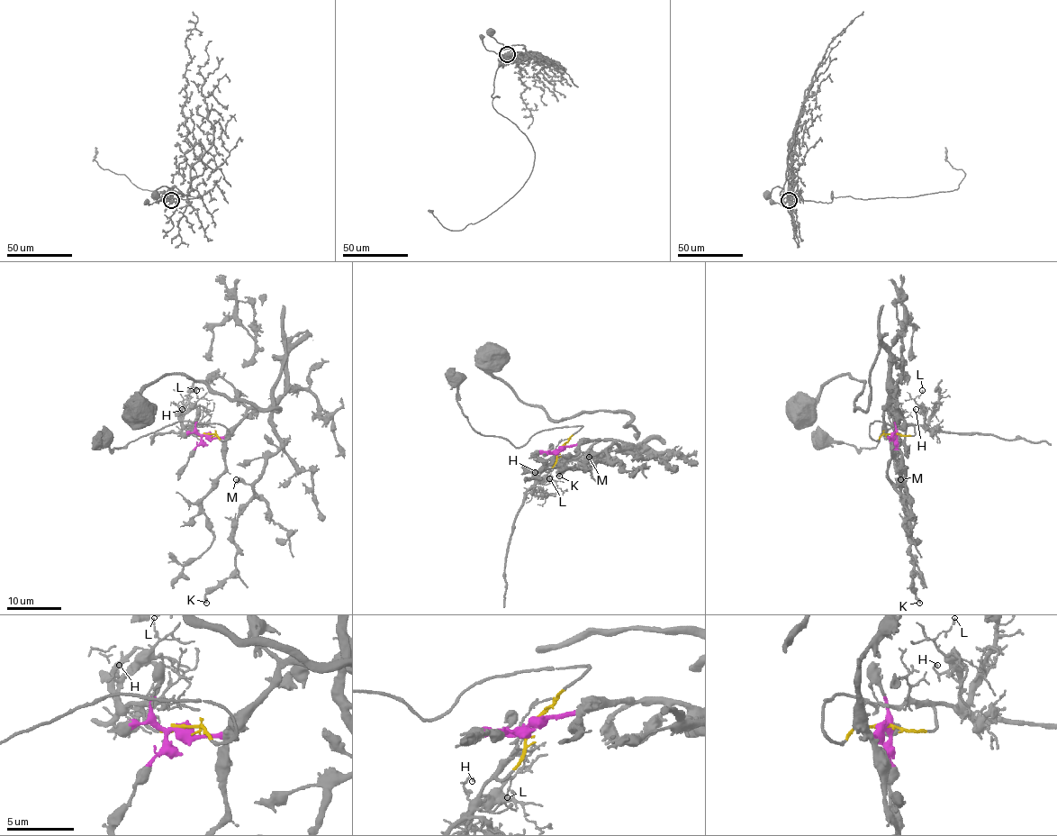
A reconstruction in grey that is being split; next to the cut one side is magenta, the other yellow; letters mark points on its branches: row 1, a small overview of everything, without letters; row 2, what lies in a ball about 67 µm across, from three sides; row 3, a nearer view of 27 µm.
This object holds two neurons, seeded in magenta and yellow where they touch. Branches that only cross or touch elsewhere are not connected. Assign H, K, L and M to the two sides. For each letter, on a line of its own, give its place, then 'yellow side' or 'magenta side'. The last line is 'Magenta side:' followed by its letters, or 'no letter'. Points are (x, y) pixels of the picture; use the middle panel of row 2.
H: place (535, 472); yellow side
K: place (559, 476); magenta side
L: place (549, 478); yellow side
M: place (589, 457); magenta side
Magenta side: K, M

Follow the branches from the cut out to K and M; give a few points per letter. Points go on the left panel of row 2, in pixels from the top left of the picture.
K: (205, 433), (223, 437), (250, 409), (269, 409), (281, 445), (235, 522), (235, 569), (205, 595), (207, 602)
M: (205, 433), (223, 437), (250, 409), (270, 410), (272, 431), (281, 447), (251, 483), (235, 479)

